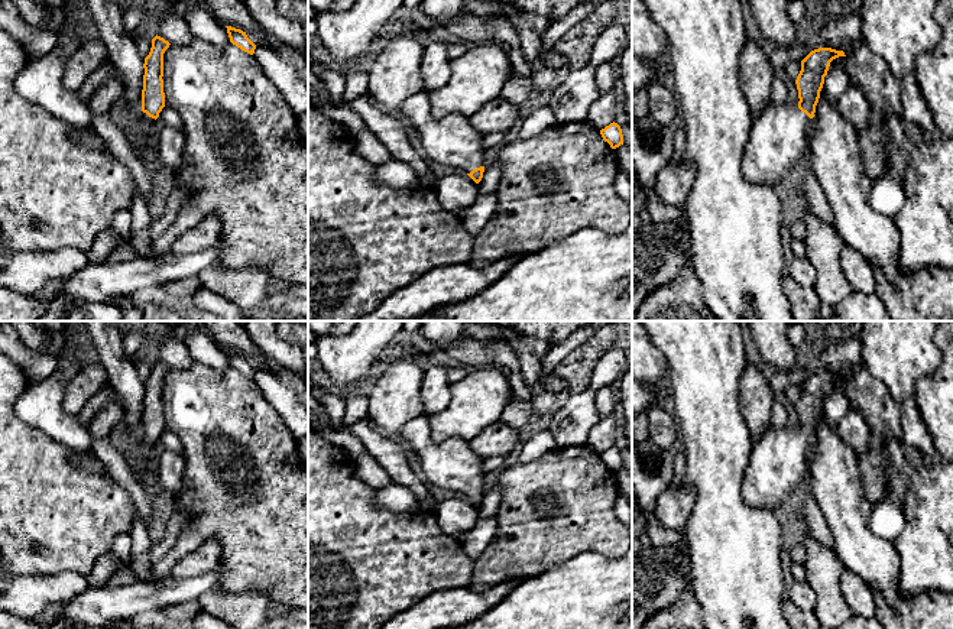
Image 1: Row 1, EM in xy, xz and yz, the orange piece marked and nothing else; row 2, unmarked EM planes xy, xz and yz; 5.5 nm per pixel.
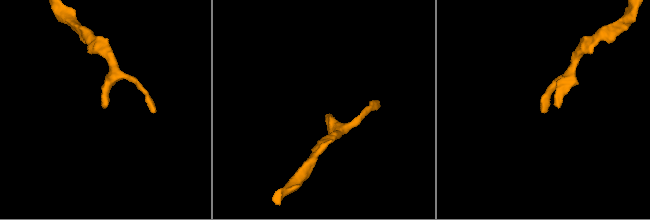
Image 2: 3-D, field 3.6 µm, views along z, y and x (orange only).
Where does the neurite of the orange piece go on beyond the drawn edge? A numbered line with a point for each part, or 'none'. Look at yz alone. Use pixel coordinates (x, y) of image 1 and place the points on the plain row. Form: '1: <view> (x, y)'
1: yz (778, 460)

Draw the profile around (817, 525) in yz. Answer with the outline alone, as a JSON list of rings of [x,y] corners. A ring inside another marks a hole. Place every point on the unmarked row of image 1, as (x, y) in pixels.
[[[807,493],[804,500],[804,518],[807,521],[810,534],[823,545],[834,551],[834,539],[829,531],[829,525],[823,512],[814,499],[813,493]]]

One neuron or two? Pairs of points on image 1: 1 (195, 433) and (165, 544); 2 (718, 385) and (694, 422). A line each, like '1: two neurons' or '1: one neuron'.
1: two neurons
2: one neuron

